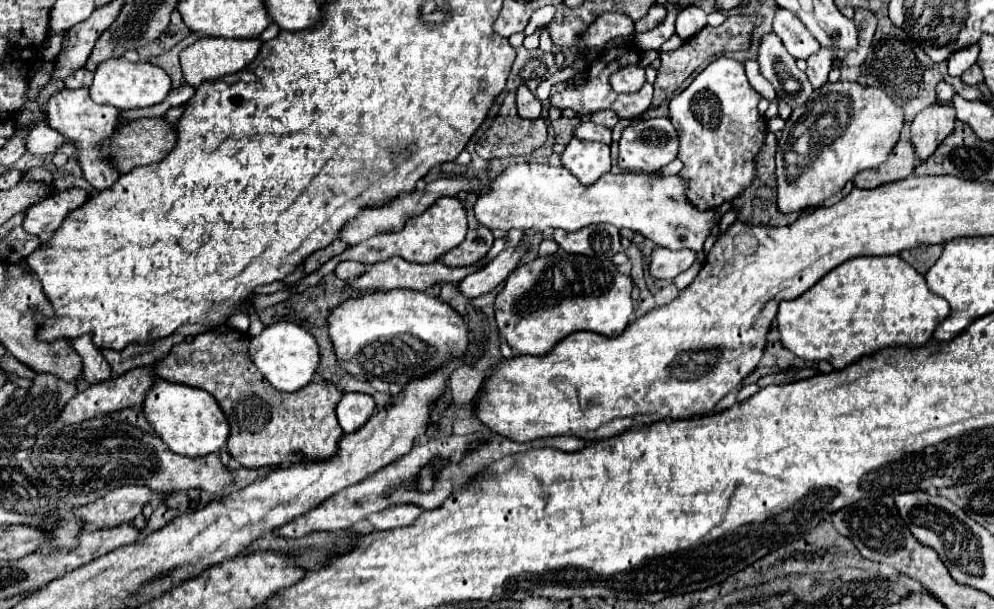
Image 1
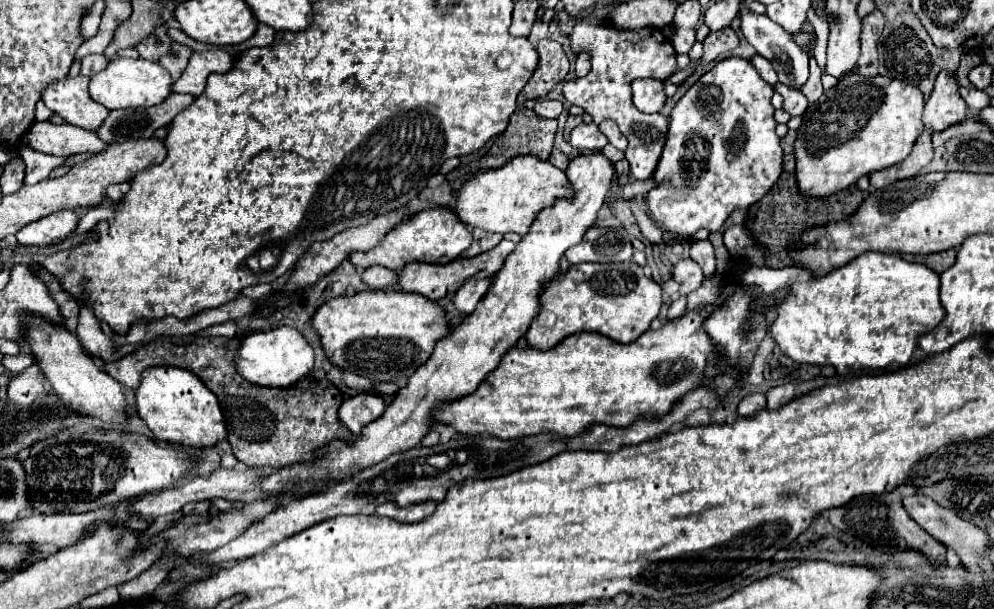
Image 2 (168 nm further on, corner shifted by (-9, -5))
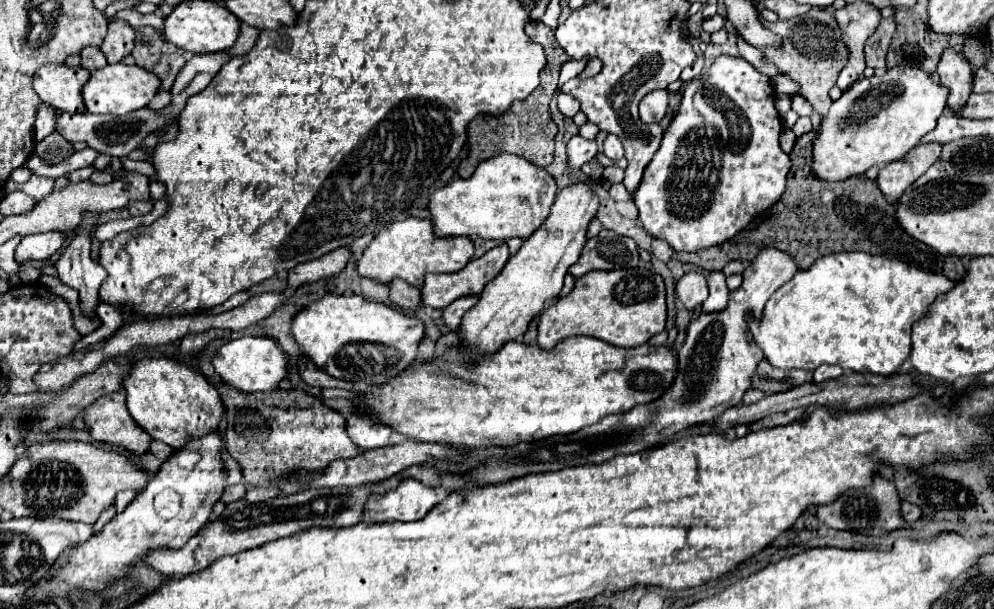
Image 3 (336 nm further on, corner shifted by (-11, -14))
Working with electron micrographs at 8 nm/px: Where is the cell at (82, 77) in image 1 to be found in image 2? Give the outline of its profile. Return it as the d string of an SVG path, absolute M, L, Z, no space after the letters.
M88 55L88 57L82 59L82 71L80 71L80 75L94 77L96 73L104 71L106 65L108 65L108 61L104 59L104 55Z

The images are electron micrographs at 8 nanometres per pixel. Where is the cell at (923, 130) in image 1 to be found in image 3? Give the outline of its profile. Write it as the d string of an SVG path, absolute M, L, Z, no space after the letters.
M946 48L942 52L940 64L936 68L936 78L940 84L944 84L950 90L948 96L948 108L956 110L964 106L964 100L968 100L970 92L972 92L972 66L970 62L958 54L952 48Z

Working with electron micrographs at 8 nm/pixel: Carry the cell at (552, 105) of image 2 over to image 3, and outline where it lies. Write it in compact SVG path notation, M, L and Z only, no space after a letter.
M558 92L558 108L560 108L560 112L562 112L564 116L572 118L572 116L580 110L580 102L578 102L574 96L570 96L570 94Z

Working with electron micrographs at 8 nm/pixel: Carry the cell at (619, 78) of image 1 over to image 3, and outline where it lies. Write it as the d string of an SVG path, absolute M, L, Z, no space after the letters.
M666 90L650 92L640 102L640 120L644 124L660 122L664 118L664 114L666 114L666 108L668 108L668 92Z

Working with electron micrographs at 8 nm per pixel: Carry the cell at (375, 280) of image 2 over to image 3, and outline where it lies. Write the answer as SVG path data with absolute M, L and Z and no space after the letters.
M394 280L390 284L390 300L402 310L418 310L422 306L420 290L404 284L404 280Z

